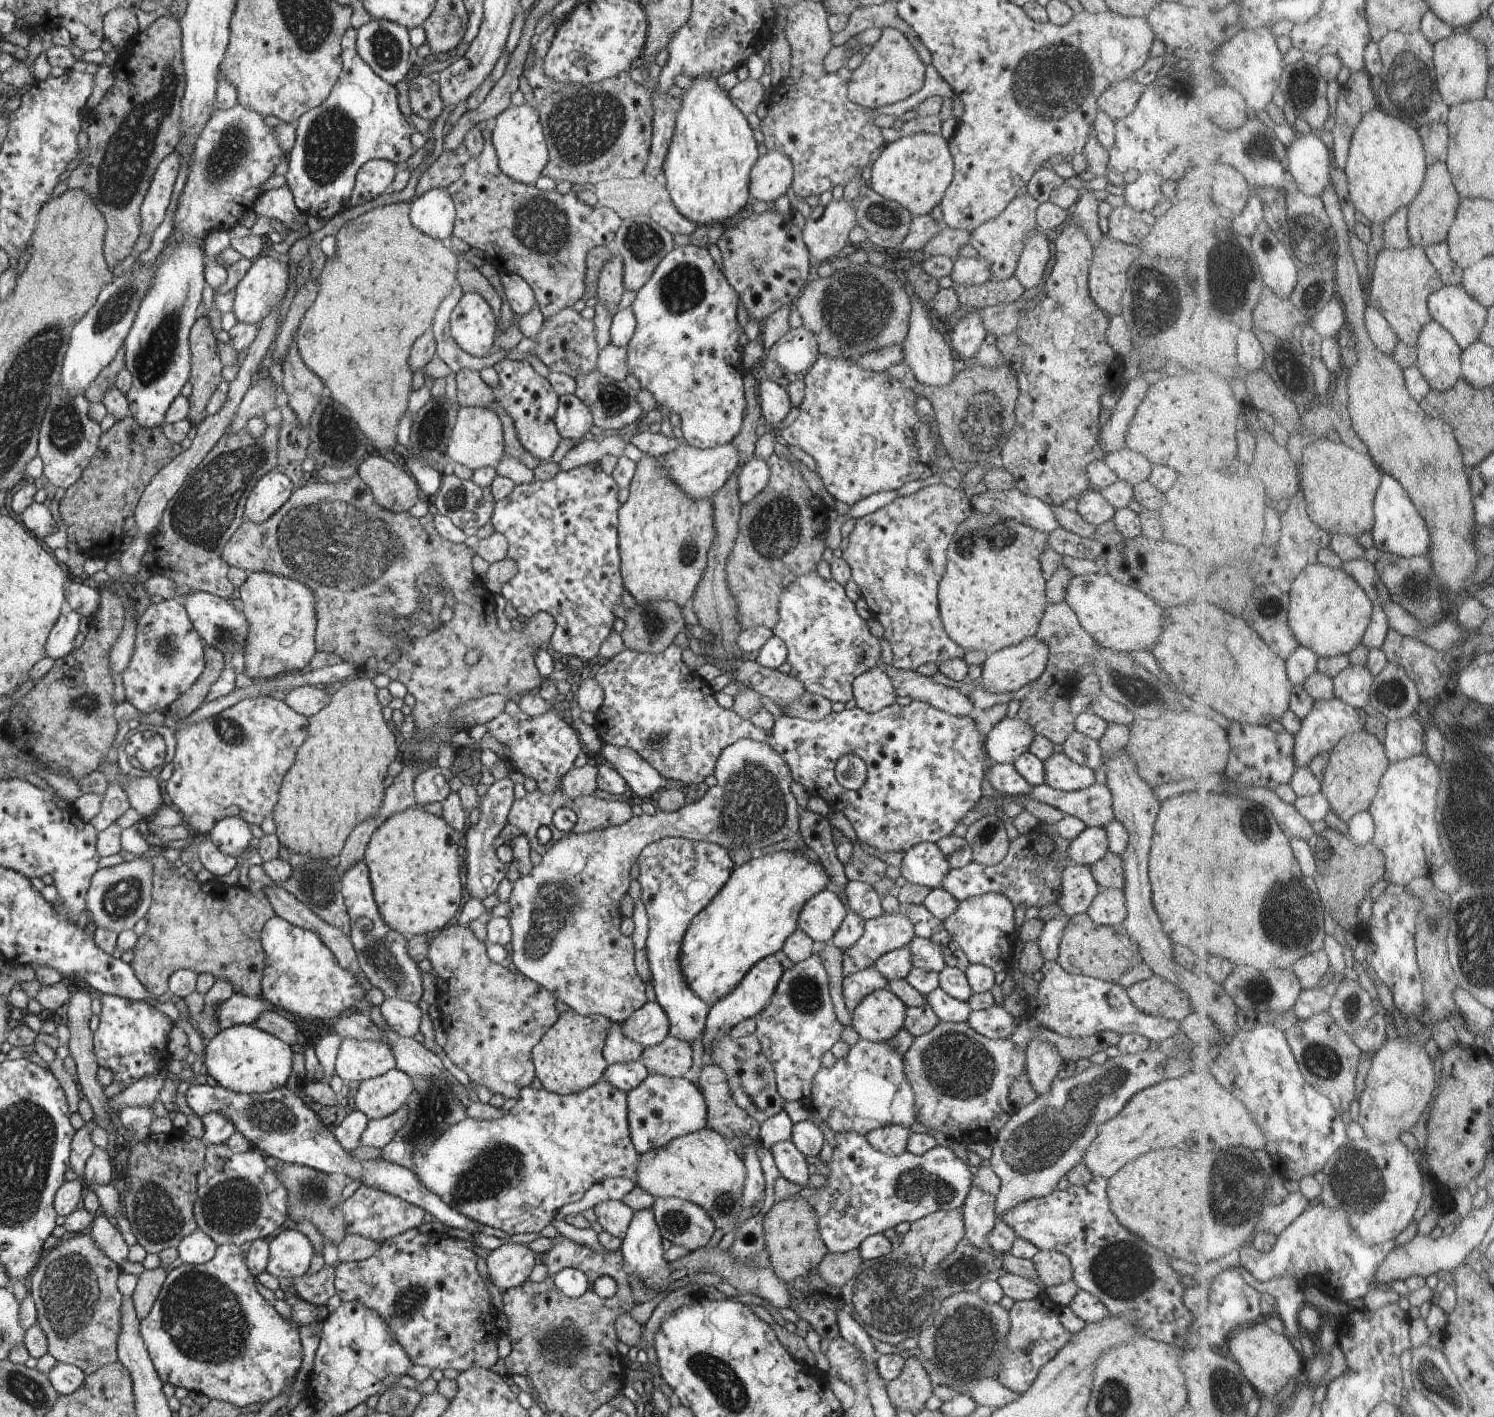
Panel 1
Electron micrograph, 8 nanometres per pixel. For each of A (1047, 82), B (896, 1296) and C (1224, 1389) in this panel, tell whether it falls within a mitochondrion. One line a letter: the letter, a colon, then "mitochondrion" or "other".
A: mitochondrion
B: mitochondrion
C: mitochondrion

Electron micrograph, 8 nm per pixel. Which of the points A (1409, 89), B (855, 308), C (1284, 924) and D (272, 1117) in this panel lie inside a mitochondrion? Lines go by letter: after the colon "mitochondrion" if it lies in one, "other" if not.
A: mitochondrion
B: mitochondrion
C: mitochondrion
D: mitochondrion

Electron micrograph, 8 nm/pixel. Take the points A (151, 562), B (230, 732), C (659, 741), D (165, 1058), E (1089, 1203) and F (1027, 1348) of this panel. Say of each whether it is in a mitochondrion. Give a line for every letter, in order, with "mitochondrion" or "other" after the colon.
A: other
B: mitochondrion
C: mitochondrion
D: other
E: other
F: mitochondrion

